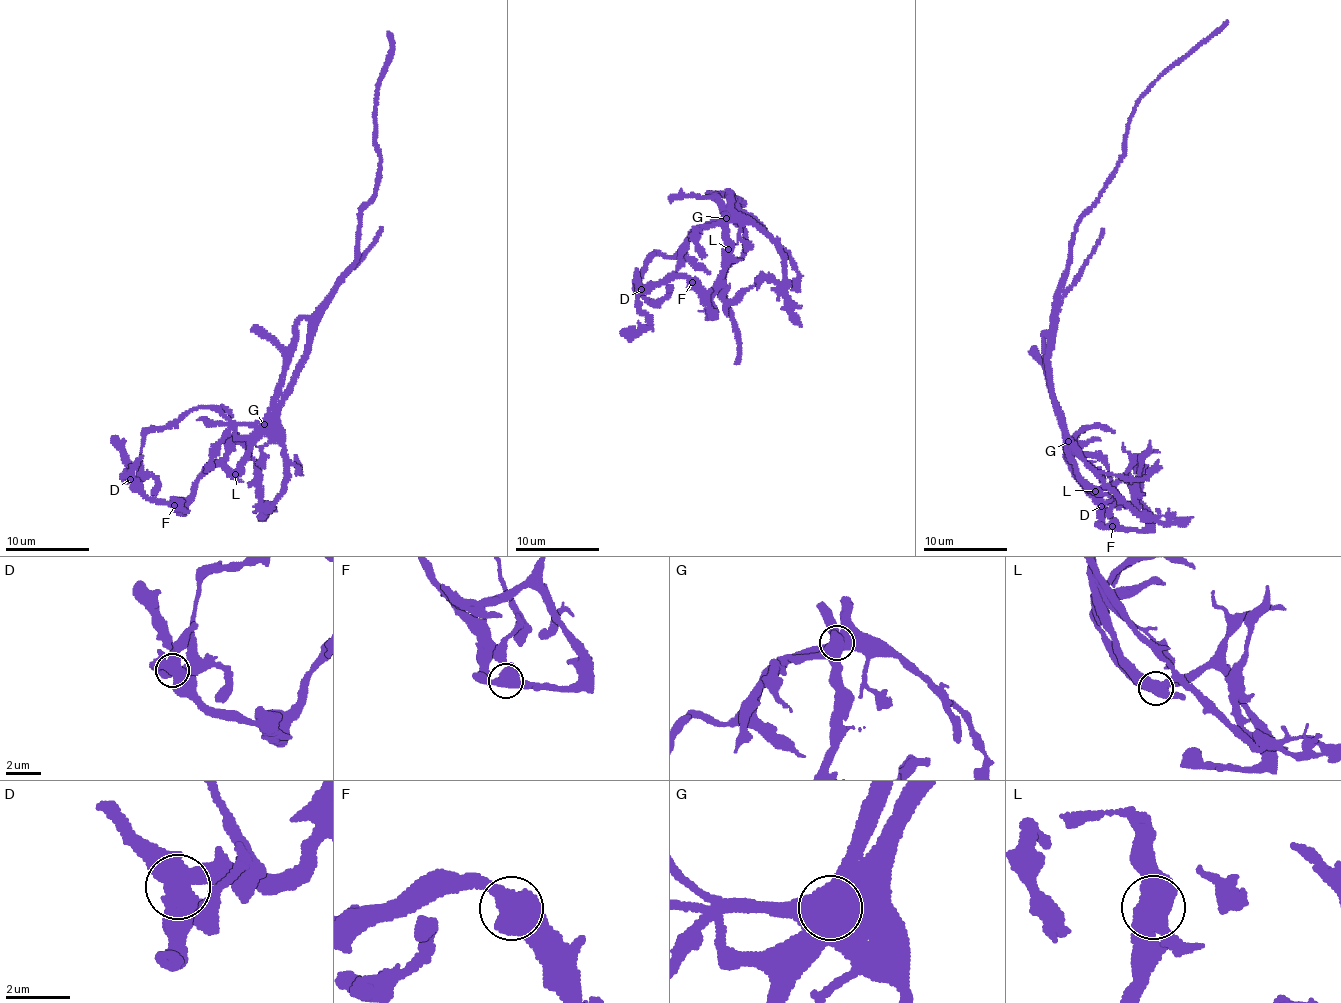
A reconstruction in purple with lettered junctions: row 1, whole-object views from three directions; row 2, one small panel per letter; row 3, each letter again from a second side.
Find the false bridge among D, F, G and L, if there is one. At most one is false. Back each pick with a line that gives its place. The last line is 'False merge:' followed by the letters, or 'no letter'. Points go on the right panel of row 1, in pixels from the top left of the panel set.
G: (1068, 441)
False merge: G

